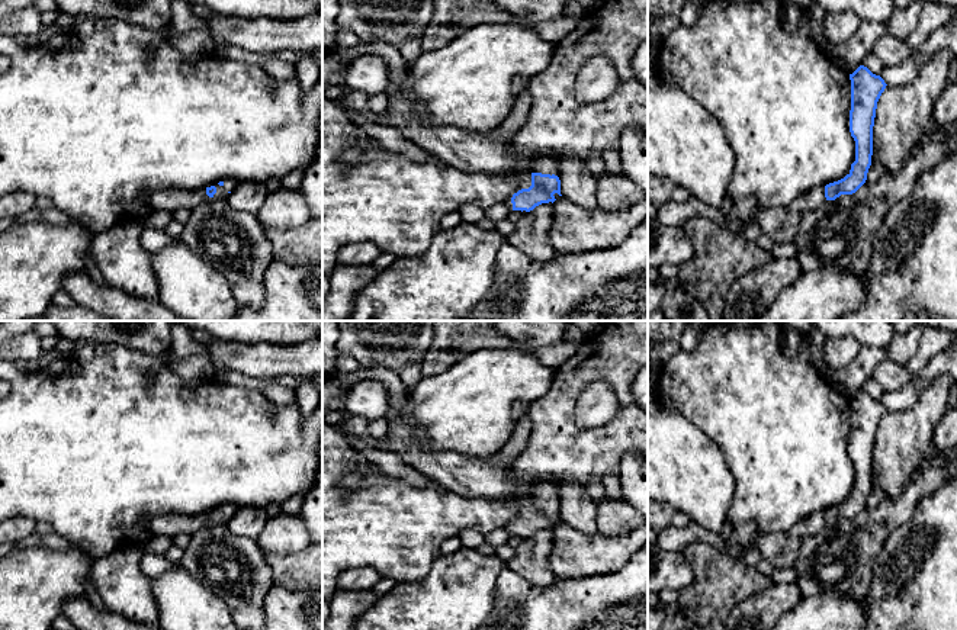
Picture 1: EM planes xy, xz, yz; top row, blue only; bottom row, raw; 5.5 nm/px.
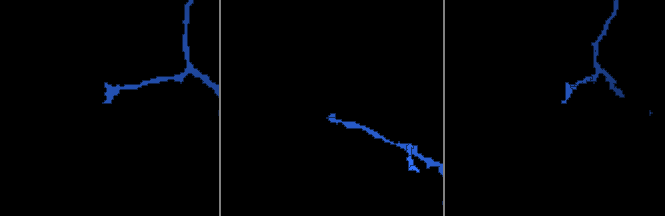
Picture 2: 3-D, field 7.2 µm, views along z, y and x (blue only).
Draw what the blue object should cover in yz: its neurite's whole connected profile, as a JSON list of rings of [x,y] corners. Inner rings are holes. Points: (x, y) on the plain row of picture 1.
[[[860,390],[850,399],[850,405],[850,457],[855,466],[855,486],[851,489],[851,495],[844,504],[826,511],[813,512],[802,523],[794,524],[790,533],[800,539],[810,537],[825,525],[835,525],[841,520],[852,520],[867,505],[873,480],[873,451],[877,427],[887,409],[880,401],[873,399],[864,390]]]

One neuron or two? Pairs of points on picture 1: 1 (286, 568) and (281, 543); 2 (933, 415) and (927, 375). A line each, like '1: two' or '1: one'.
1: two
2: two

